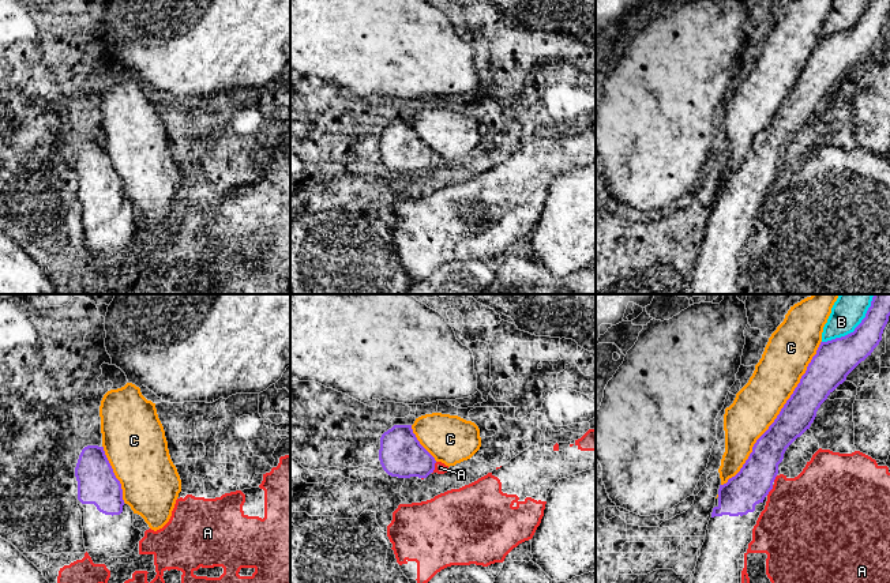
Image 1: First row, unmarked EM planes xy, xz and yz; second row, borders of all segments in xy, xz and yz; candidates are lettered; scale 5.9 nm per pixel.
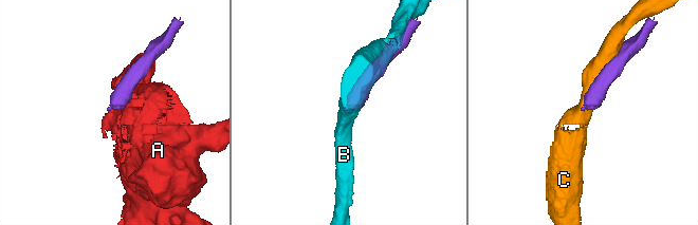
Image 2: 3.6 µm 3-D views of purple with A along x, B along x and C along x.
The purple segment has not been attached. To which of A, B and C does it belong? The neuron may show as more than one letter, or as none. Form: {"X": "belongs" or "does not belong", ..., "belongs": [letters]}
{"A": "does not belong", "B": "does not belong", "C": "does not belong", "belongs": []}

